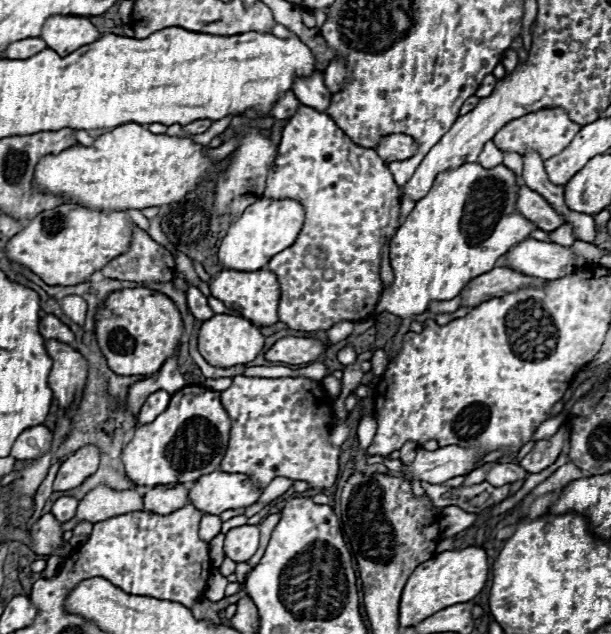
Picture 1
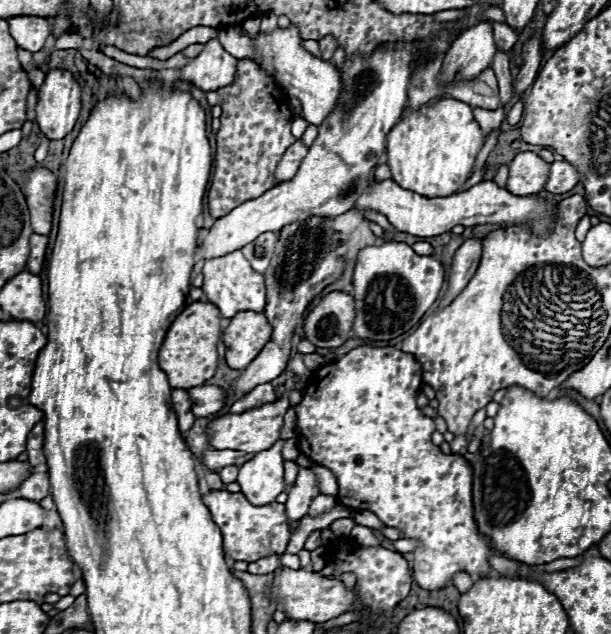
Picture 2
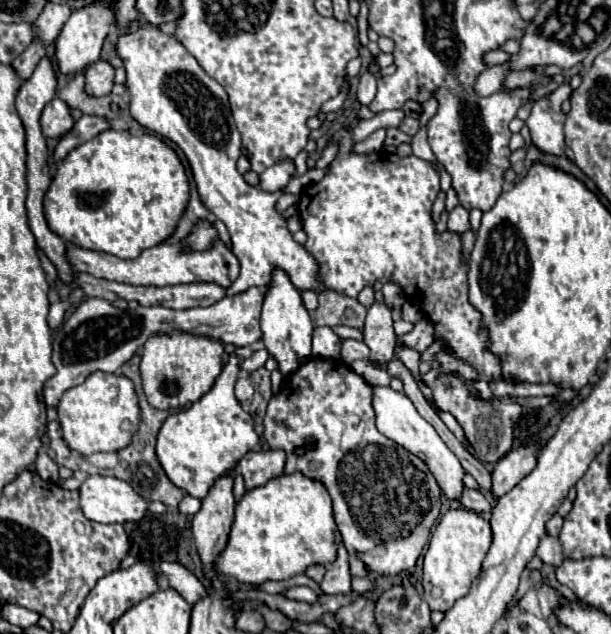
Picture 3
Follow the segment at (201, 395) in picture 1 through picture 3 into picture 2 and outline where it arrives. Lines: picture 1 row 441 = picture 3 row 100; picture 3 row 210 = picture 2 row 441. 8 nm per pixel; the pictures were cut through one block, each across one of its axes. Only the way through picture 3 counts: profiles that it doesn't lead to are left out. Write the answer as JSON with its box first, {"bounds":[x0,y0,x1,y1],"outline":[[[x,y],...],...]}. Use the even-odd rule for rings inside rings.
{"bounds":[208,400,290,454],"outline":[[[276,400],[276,402],[256,406],[252,410],[246,410],[242,414],[226,414],[222,418],[212,420],[208,426],[210,446],[216,450],[240,450],[246,454],[256,454],[260,450],[268,450],[274,442],[280,440],[282,418],[284,418],[288,406],[290,404],[286,400]]]}

